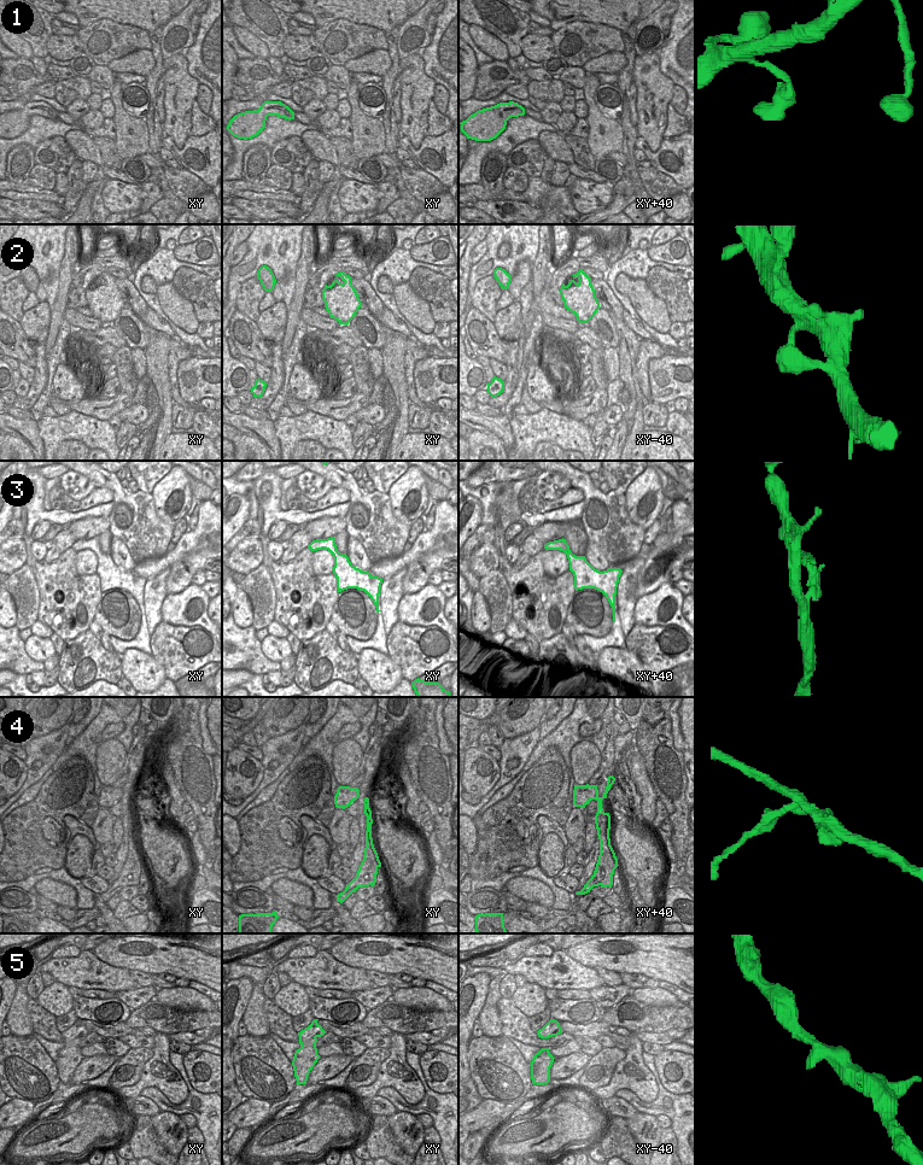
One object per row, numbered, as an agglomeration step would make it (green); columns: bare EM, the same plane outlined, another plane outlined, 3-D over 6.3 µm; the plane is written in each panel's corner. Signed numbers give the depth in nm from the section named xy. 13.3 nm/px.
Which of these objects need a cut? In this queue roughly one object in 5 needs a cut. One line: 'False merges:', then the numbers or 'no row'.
False merges: 4

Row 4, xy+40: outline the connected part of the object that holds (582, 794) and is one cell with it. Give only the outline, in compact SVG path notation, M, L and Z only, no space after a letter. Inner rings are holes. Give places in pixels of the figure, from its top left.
M613 775L608 777L607 786L603 792L603 796L598 796L598 790L597 785L574 785L573 790L573 804L576 807L585 808L585 806L591 801L591 800L597 800L597 798L607 798L607 794L611 790L612 785L614 784L615 778Z

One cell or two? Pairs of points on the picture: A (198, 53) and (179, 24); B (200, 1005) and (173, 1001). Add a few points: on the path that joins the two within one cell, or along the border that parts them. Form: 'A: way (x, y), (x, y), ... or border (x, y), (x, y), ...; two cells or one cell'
A: border (196, 35), (194, 41), (183, 52); two cells
B: way (193, 1001), (180, 1001); one cell

